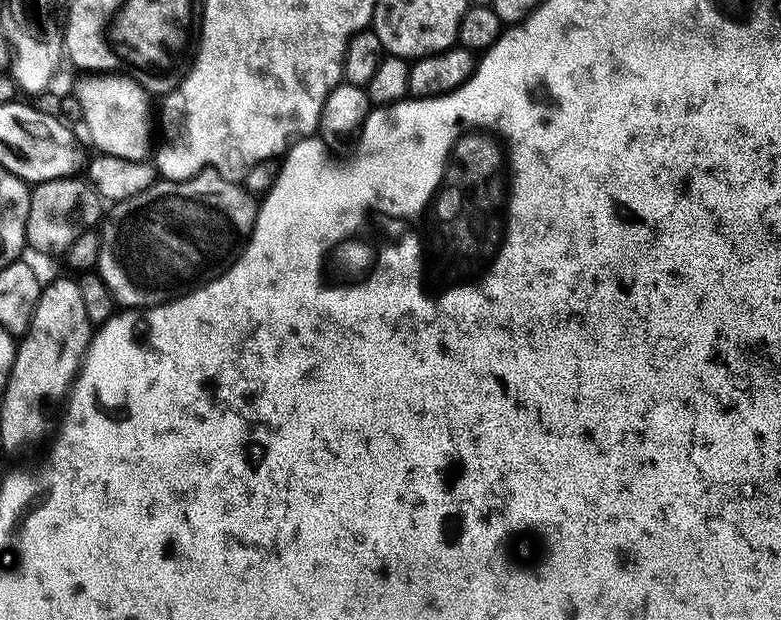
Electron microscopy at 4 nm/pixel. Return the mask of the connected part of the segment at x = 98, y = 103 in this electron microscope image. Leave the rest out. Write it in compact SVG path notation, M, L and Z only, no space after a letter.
M102 74L89 77L81 84L78 102L91 142L103 155L126 158L128 161L145 160L152 150L154 124L150 122L150 100L136 80L123 74Z

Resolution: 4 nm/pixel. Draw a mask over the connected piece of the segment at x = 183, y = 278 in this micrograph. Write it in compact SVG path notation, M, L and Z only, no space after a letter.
M205 170L199 172L196 176L190 177L188 180L157 179L156 183L150 185L146 190L142 190L140 194L134 194L134 198L117 200L109 207L112 208L109 212L107 209L103 213L98 225L100 253L96 259L95 271L98 273L100 279L104 281L104 285L112 291L117 305L123 306L125 309L139 310L142 308L152 308L156 304L167 304L170 300L177 300L179 296L184 296L188 292L194 291L195 288L201 288L203 284L209 284L214 278L218 278L228 269L228 265L232 263L234 257L237 255L238 245L241 242L247 241L248 235L252 232L252 226L256 221L257 207L258 204L254 199L253 193L244 191L239 183L221 176L219 172Z

